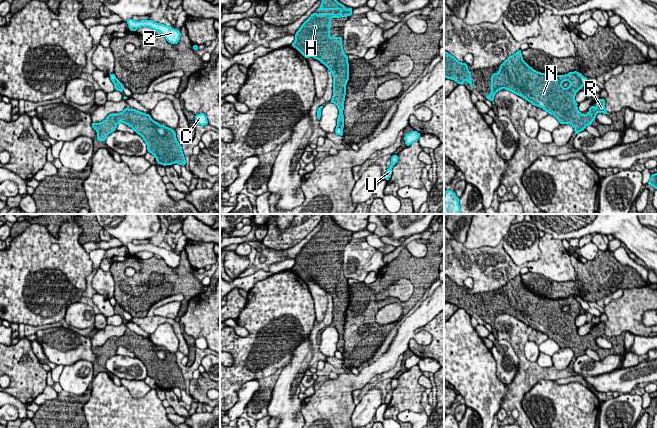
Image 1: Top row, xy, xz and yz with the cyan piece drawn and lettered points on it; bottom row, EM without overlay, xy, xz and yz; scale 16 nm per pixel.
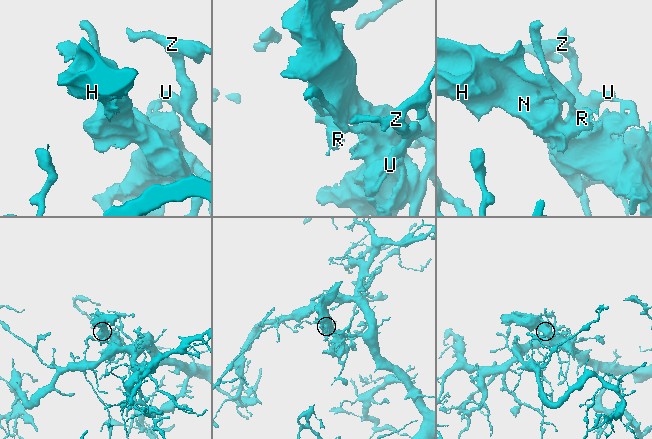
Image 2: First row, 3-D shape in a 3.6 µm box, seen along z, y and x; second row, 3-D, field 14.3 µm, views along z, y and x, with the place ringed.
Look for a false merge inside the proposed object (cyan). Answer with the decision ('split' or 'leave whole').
split

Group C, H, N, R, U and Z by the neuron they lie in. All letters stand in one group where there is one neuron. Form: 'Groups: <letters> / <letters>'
Groups: C U Z / H N R

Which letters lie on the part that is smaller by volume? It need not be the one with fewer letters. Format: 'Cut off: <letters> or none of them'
Cut off: H, N, R

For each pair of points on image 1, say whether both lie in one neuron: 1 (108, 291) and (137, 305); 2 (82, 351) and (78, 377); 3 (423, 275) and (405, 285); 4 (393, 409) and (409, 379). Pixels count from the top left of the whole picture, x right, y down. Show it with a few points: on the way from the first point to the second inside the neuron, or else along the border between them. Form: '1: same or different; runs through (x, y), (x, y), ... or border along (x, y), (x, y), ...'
1: different; border along (109, 270), (114, 281), (114, 296)
2: different; border along (92, 362), (77, 360), (64, 366)
3: different; border along (407, 278), (413, 285), (413, 293), (404, 302)
4: same; runs through (400, 402), (408, 394), (408, 386)

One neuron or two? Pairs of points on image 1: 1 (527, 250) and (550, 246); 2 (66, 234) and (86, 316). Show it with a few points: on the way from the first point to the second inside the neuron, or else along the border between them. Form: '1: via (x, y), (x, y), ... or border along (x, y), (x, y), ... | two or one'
1: border along (540, 238), (539, 257), (528, 261), (524, 265) | two
2: border along (80, 300), (68, 306), (64, 318) | two

